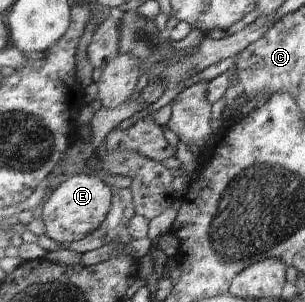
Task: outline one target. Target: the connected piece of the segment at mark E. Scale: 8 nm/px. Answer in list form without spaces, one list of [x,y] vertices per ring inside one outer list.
[[[78,174],[67,178],[61,185],[48,194],[48,200],[42,207],[42,219],[46,226],[45,235],[60,244],[67,244],[82,240],[96,229],[99,229],[110,213],[112,201],[114,200],[114,188],[101,181],[95,174]]]

